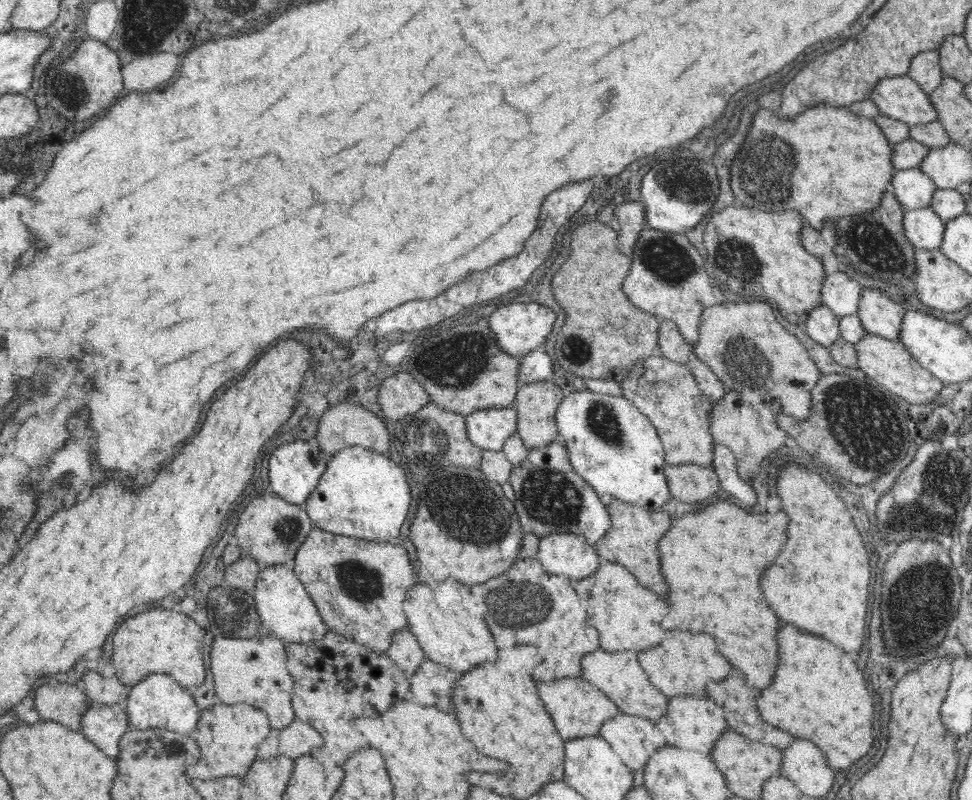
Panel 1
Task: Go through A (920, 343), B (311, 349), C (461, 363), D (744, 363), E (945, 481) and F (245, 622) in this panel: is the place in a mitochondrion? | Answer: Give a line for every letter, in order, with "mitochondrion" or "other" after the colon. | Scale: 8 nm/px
A: other
B: other
C: mitochondrion
D: mitochondrion
E: mitochondrion
F: mitochondrion

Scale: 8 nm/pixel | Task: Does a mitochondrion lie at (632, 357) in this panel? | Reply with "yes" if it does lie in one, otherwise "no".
no

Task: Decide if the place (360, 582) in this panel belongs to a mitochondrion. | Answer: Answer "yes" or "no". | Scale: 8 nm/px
yes

